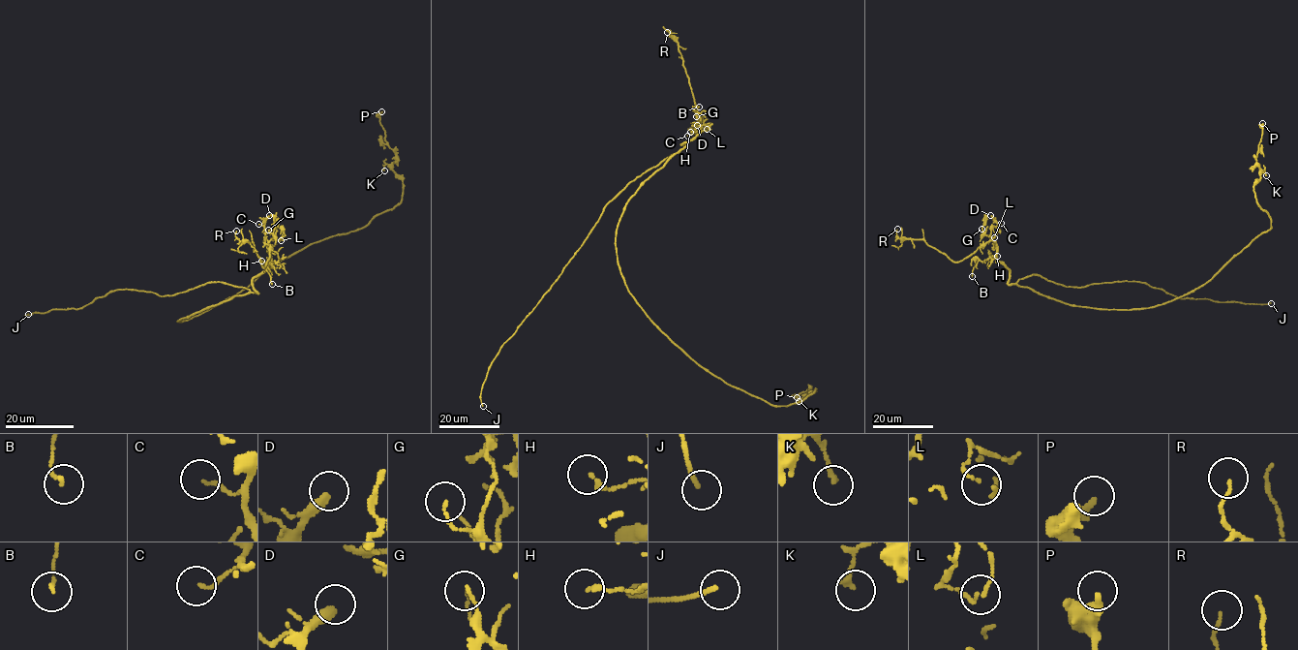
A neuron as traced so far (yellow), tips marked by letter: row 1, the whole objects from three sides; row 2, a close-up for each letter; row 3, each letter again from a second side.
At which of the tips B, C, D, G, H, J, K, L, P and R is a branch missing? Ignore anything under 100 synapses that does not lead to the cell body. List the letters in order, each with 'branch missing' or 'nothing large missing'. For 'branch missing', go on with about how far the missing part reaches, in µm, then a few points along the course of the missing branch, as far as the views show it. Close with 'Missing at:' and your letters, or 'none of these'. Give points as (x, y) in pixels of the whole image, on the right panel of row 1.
B: nothing large missing
C: nothing large missing
D: nothing large missing
G: nothing large missing
H: nothing large missing
J: branch missing; missing 4 µm
K: nothing large missing
L: nothing large missing
P: nothing large missing
R: nothing large missing
Missing at: J

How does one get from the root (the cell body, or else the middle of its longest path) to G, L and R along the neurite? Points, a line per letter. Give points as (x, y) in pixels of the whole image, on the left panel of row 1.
G: (184, 317), (236, 295), (258, 294), (253, 279), (271, 265), (268, 242), (273, 234), (268, 230)
L: (184, 317), (236, 295), (258, 294), (253, 279), (271, 265), (265, 234), (280, 228), (284, 233), (281, 240)
R: (184, 317), (258, 294), (253, 279), (271, 265), (268, 243), (263, 267), (254, 244), (240, 241), (236, 231)

